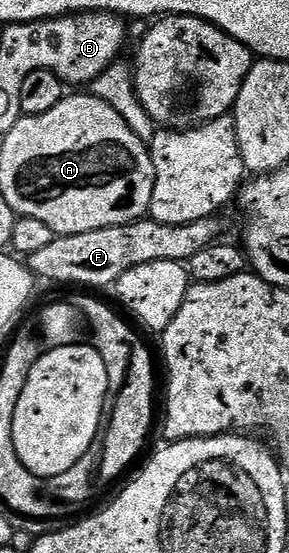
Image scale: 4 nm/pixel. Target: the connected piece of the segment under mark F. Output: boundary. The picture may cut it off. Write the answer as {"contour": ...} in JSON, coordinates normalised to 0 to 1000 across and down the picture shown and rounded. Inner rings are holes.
{"contour":[[[720,391],[657,405],[567,405],[491,394],[426,409],[370,409],[301,423],[197,427],[93,467],[93,483],[118,501],[187,506],[197,514],[298,514],[308,521],[401,515],[439,488],[509,481],[509,474],[640,477],[702,445],[740,439],[765,420],[761,396]]]}

